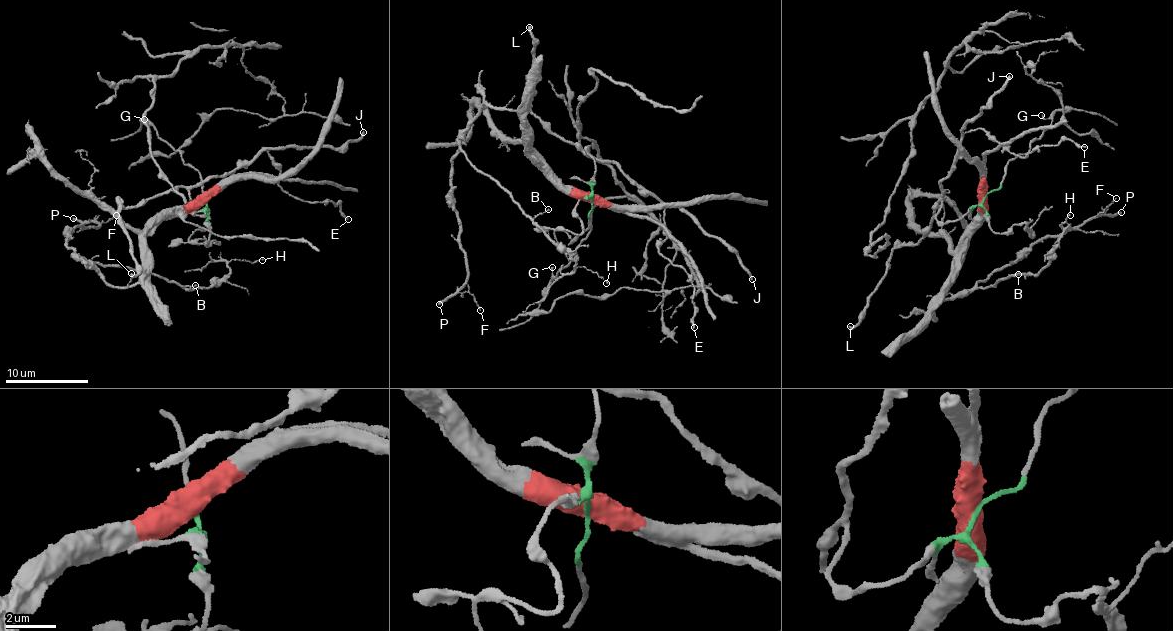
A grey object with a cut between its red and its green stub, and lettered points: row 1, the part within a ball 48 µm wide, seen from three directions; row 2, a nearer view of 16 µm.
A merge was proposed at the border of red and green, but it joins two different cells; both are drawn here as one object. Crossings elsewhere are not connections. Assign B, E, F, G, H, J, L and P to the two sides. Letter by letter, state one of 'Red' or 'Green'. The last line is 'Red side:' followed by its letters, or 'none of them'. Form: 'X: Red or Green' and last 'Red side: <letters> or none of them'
B: Red
E: Green
F: Red
G: Green
H: Red
J: Green
L: Green
P: Red
Red side: B, F, H, P

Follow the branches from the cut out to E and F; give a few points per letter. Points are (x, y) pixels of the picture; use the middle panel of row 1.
E: (591, 201), (595, 159), (587, 146), (664, 209), (668, 237), (658, 246), (694, 288), (694, 328)
F: (591, 199), (578, 190), (566, 188), (532, 154), (517, 114), (481, 105), (451, 169), (465, 282), (480, 310)

